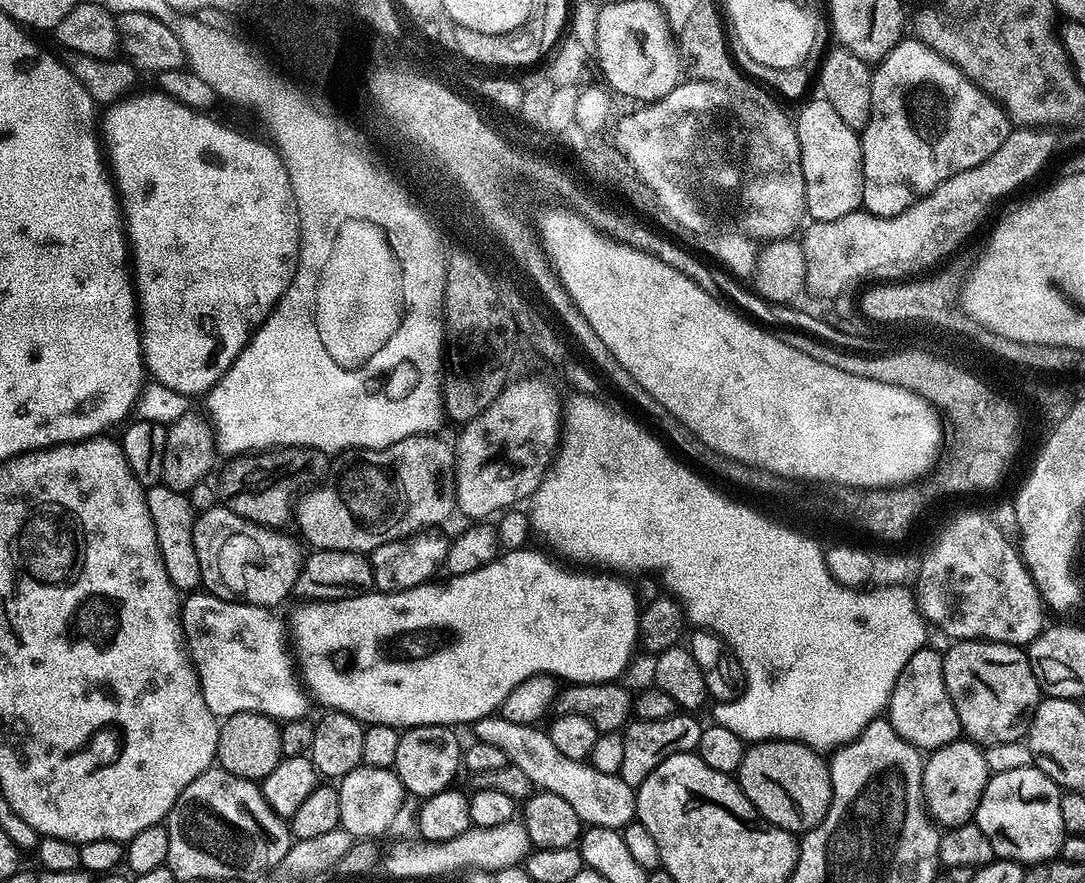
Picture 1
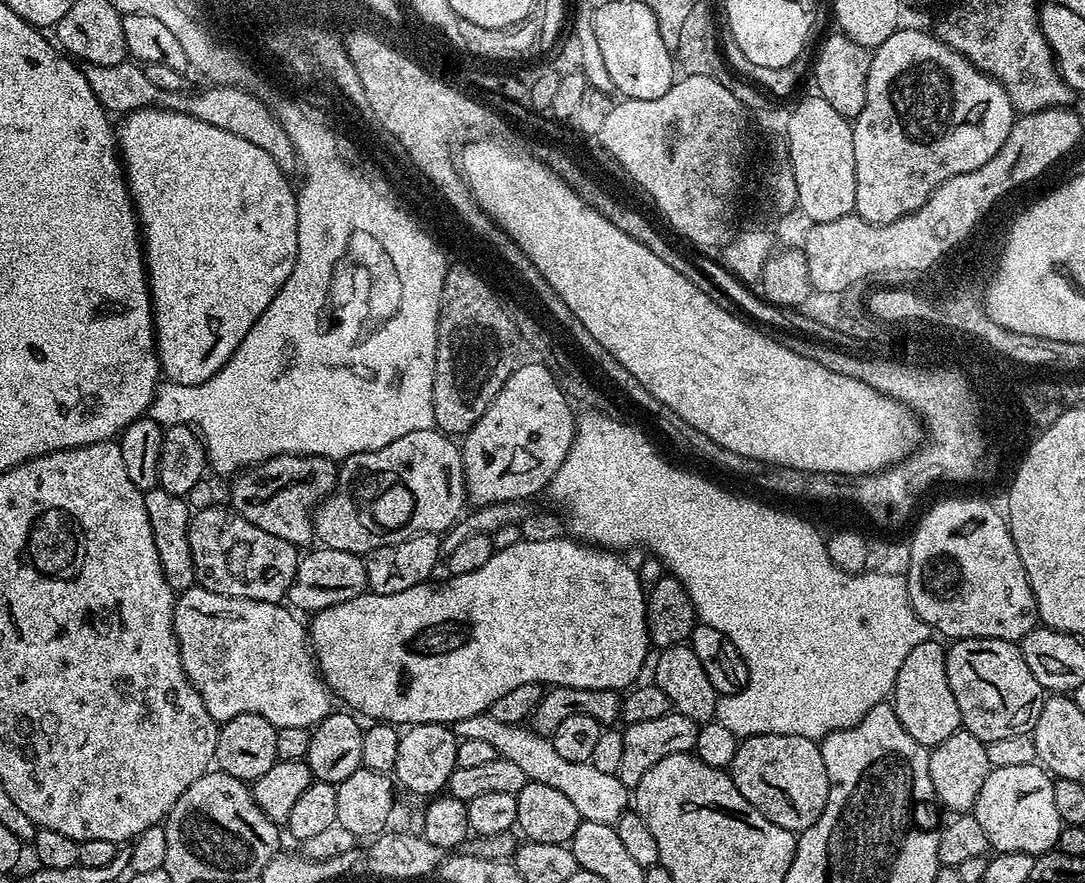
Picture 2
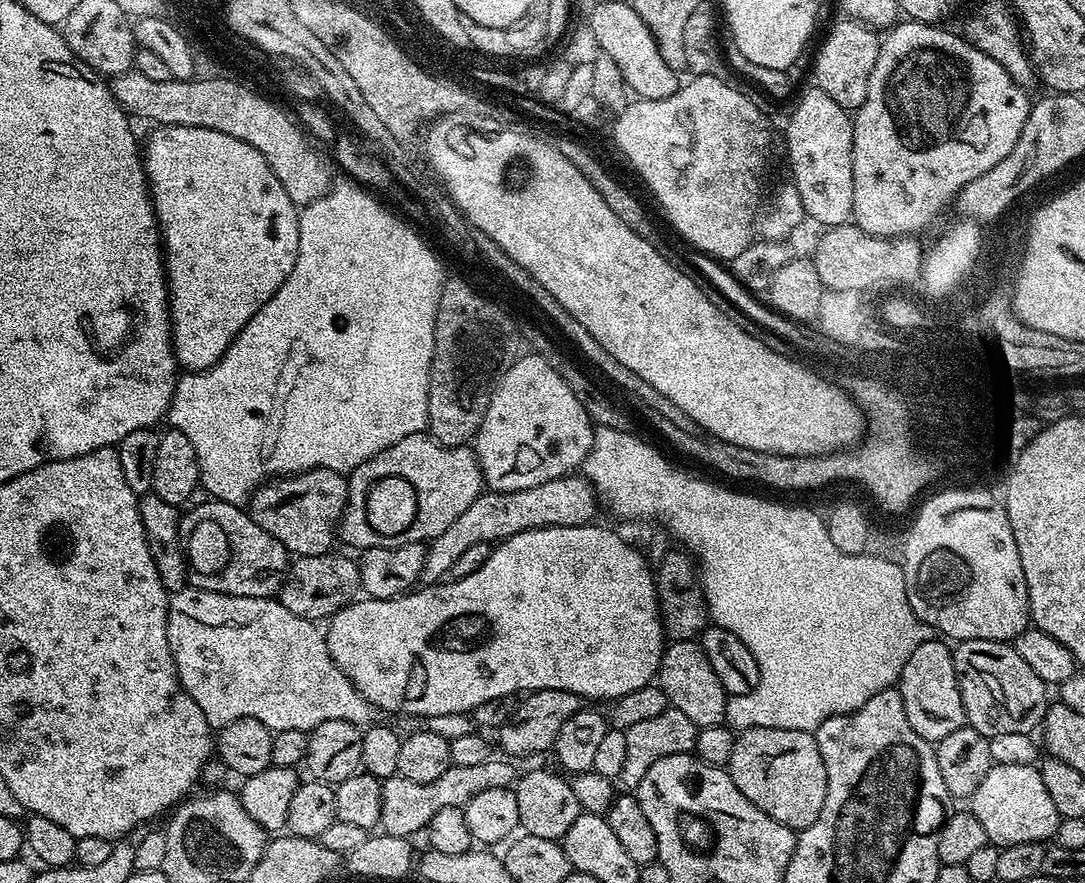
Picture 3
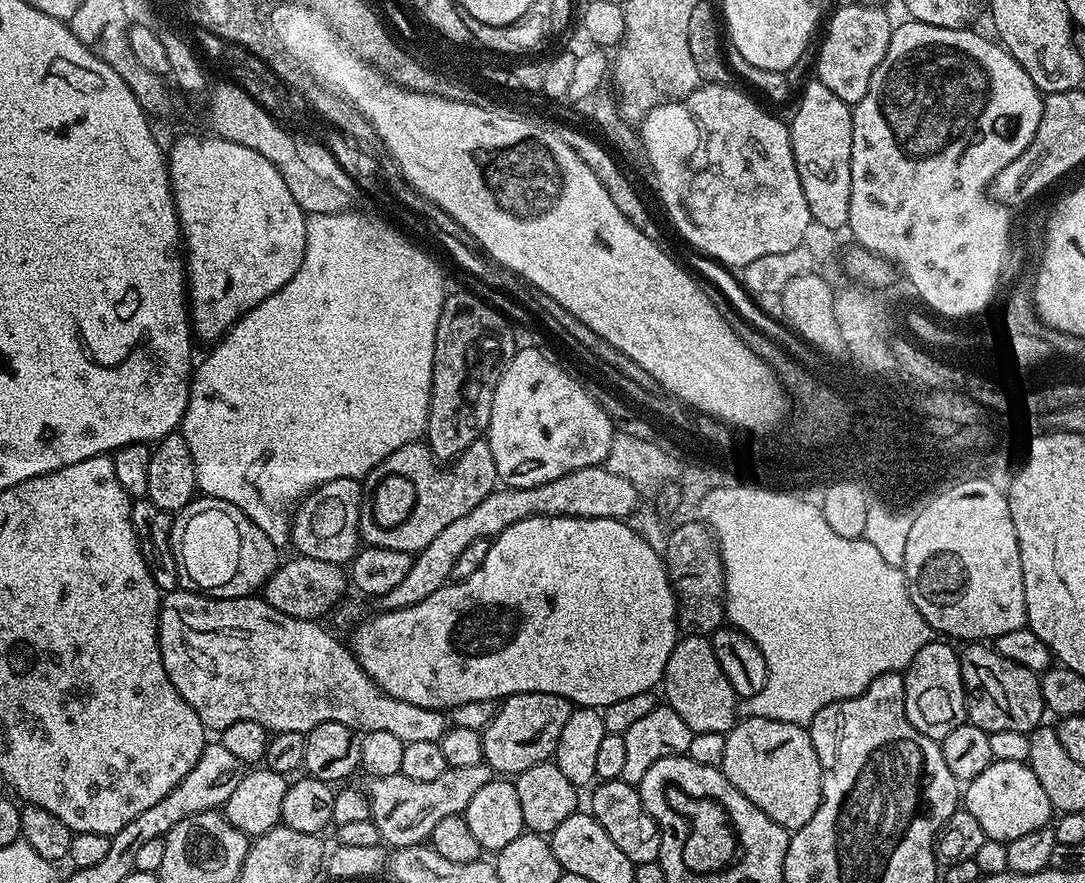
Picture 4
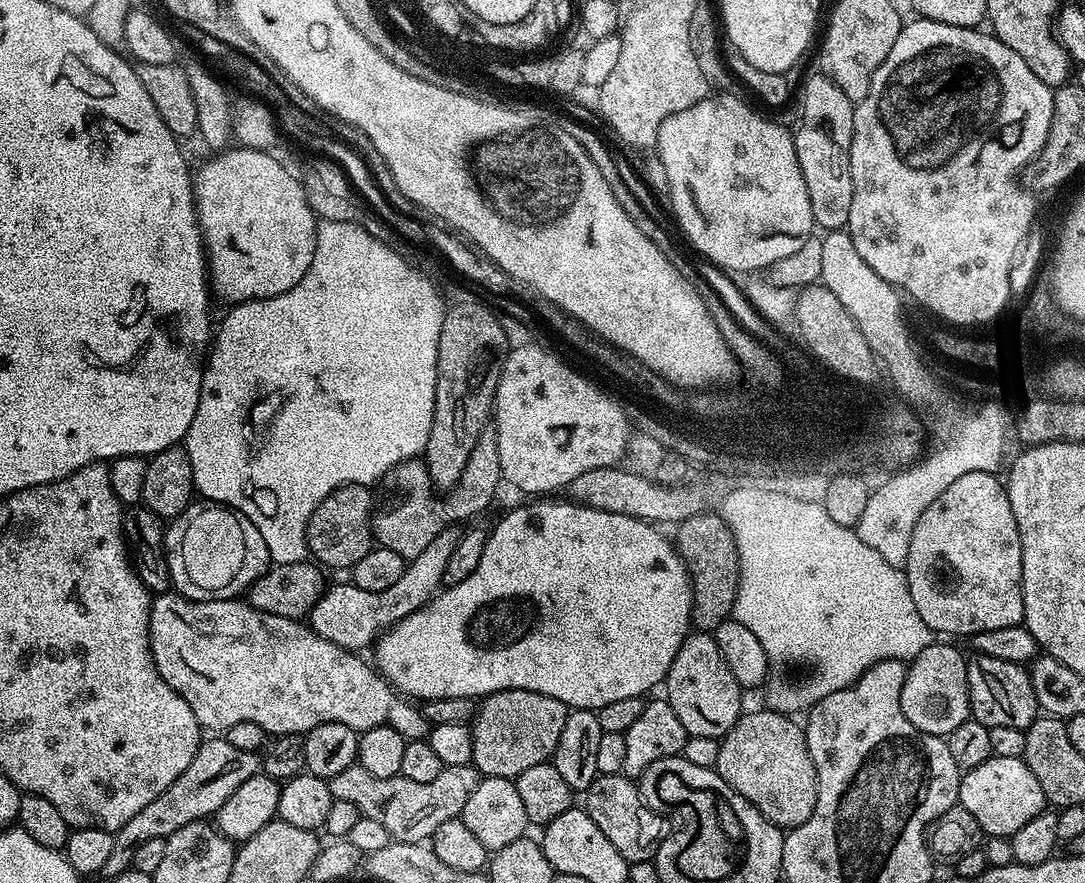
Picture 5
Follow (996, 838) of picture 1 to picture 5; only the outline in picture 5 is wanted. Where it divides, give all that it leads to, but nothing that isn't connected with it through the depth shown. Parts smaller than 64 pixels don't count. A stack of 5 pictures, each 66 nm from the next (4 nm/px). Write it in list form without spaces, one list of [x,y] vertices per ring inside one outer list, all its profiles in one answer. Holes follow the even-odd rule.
[[[992,755],[982,766],[967,769],[960,778],[959,807],[970,810],[982,826],[985,837],[1011,837],[1026,826],[1039,812],[1045,811],[1046,801],[1038,778],[1026,766],[1023,758],[998,758]]]

